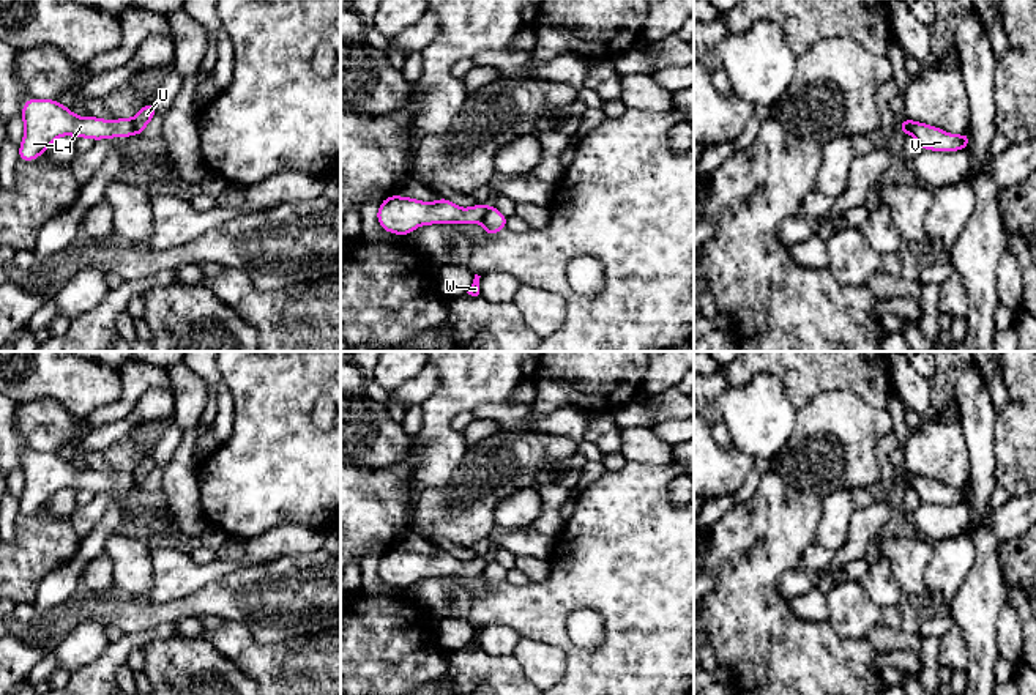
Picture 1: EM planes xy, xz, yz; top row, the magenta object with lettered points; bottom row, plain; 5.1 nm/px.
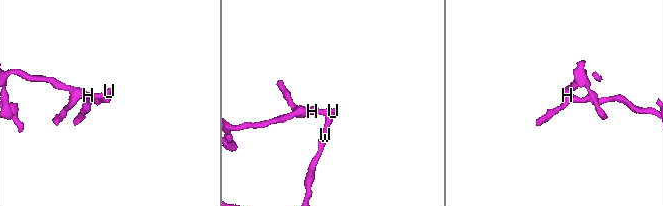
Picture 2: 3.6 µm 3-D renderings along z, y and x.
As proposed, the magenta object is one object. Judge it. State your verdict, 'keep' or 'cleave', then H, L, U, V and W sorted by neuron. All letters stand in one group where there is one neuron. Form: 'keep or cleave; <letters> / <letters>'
cleave; H L / U V W

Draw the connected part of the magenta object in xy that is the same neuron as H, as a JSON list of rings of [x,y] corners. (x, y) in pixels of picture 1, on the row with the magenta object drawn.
[[[30,98],[22,109],[25,136],[19,147],[19,161],[35,161],[63,134],[73,137],[112,139],[134,134],[131,120],[115,121],[74,115],[58,101]]]

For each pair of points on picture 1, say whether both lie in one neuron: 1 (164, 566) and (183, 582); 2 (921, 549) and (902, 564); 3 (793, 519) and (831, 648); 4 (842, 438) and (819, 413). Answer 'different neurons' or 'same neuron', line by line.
1: same neuron
2: same neuron
3: same neuron
4: same neuron

